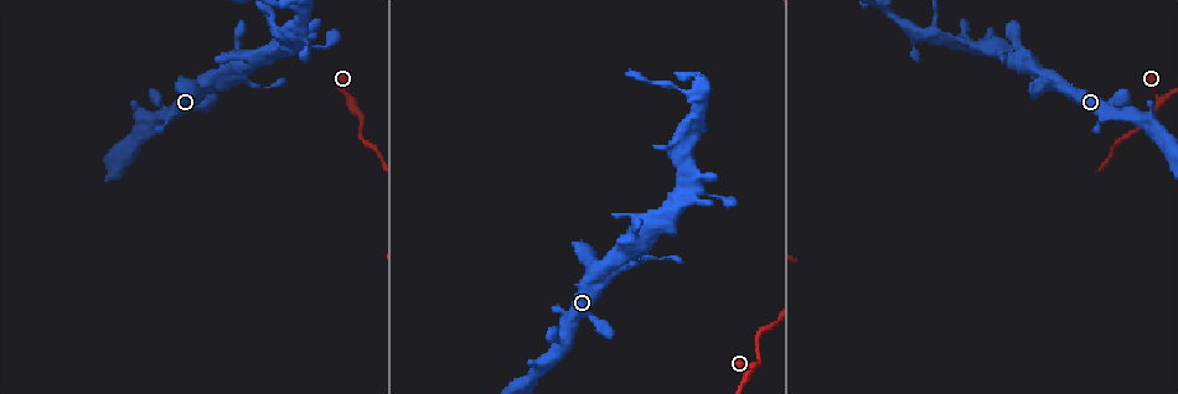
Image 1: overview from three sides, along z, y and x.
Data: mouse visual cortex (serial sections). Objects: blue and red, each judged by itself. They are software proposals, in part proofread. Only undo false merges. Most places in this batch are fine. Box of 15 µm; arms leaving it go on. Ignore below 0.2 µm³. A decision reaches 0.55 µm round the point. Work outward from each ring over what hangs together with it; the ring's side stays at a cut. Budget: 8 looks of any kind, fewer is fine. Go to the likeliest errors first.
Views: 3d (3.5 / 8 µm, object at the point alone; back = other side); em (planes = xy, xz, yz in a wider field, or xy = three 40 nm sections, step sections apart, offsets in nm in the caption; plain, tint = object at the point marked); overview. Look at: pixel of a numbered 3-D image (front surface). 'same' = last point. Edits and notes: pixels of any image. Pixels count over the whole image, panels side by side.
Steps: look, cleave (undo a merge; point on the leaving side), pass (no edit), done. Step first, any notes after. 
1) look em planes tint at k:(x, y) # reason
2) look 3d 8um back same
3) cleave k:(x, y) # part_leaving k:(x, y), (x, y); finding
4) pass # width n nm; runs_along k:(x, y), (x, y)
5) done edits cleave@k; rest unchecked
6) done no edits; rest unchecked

look 3d 3.5um at 1:(1166, 101) # abrupt turn

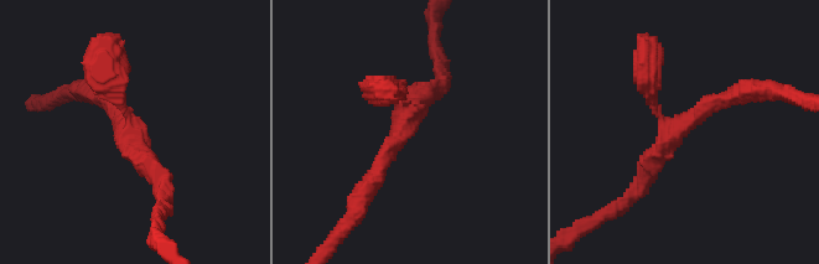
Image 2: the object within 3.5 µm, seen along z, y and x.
look em xy step 2 tint at 2:(123, 126)

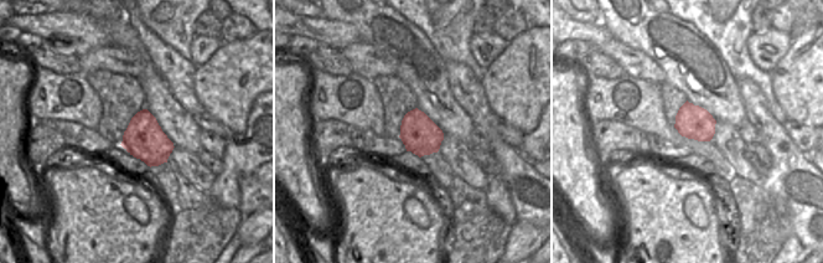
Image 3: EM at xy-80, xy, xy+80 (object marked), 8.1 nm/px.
pass # all the same cell

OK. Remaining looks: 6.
look 3d 3.5um back at 1:(597, 274) # two arms in line, one across

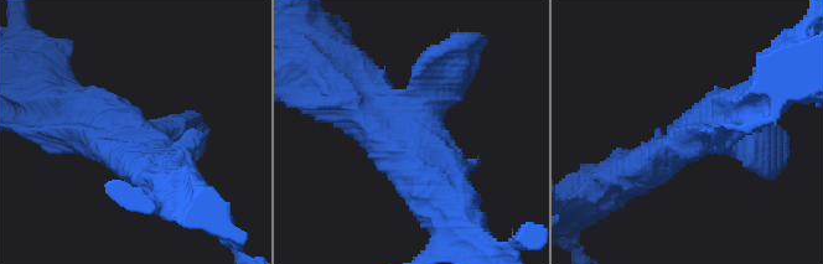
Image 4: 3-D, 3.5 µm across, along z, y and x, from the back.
look em planes tint at 4:(127, 134) # arms 3; arm_widths 450, 500, 500 nm; need the tissue

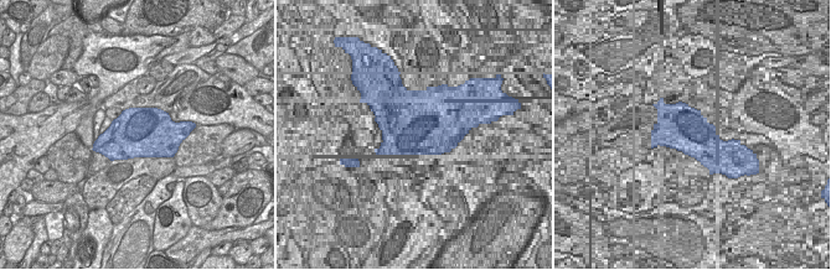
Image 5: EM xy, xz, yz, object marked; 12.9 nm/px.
pass # runs_along 4:(438, 189), (419, 141), (338, 81); all the same cell

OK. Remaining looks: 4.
look 3d 3.5um at 1:(240, 64)

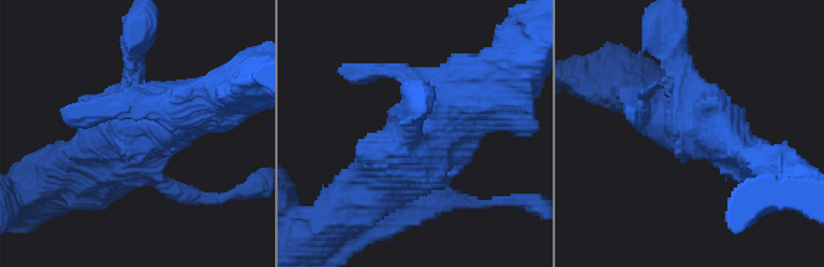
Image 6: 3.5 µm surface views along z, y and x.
look em xy step 5 tint at 6:(133, 128) # need the tissue

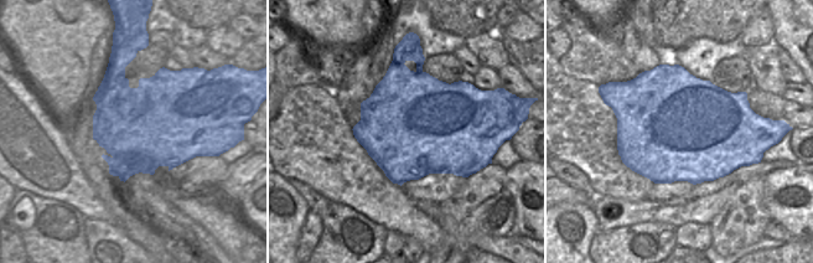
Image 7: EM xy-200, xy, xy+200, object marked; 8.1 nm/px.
look em xy step 3 tint same

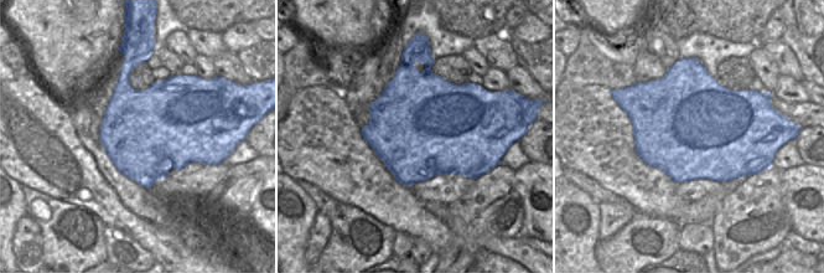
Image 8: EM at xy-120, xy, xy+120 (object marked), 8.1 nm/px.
pass # runs_along 6:(359, 201), (471, 97); one cell here

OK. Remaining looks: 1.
look 3d 3.5um at 1:(681, 152)

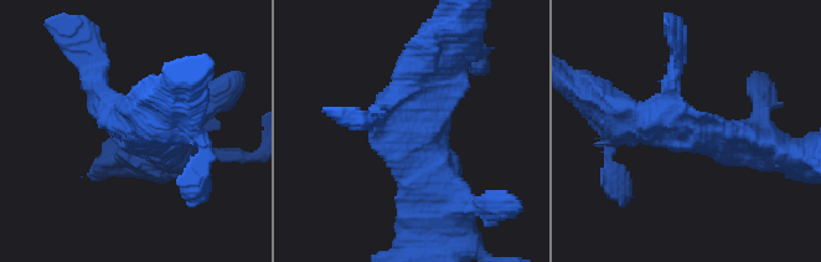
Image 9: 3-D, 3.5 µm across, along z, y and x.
pass # runs_along 9:(758, 147), (615, 119); one cell here

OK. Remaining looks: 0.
done no edits; rest unchecked

